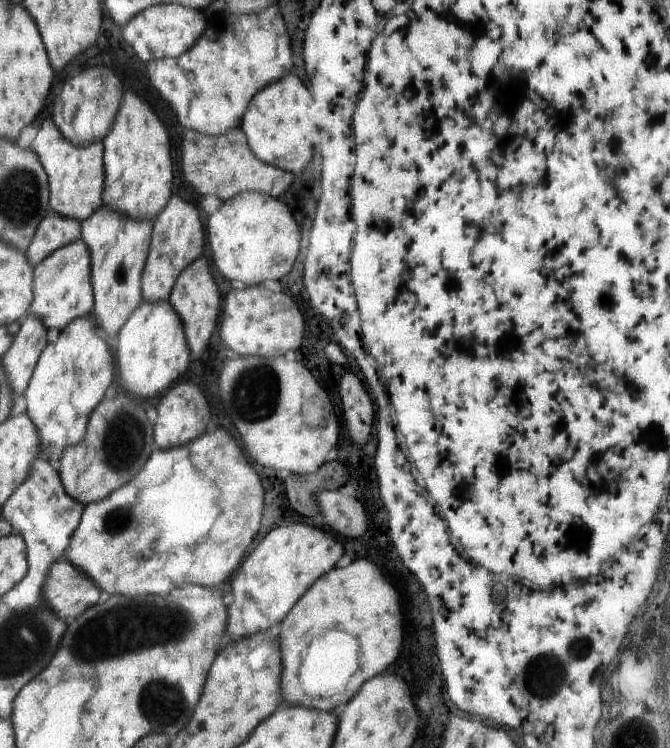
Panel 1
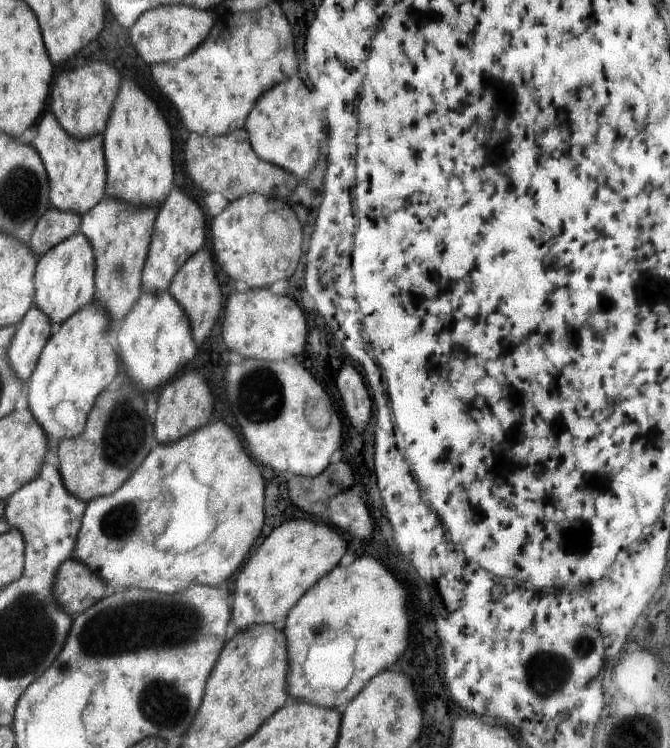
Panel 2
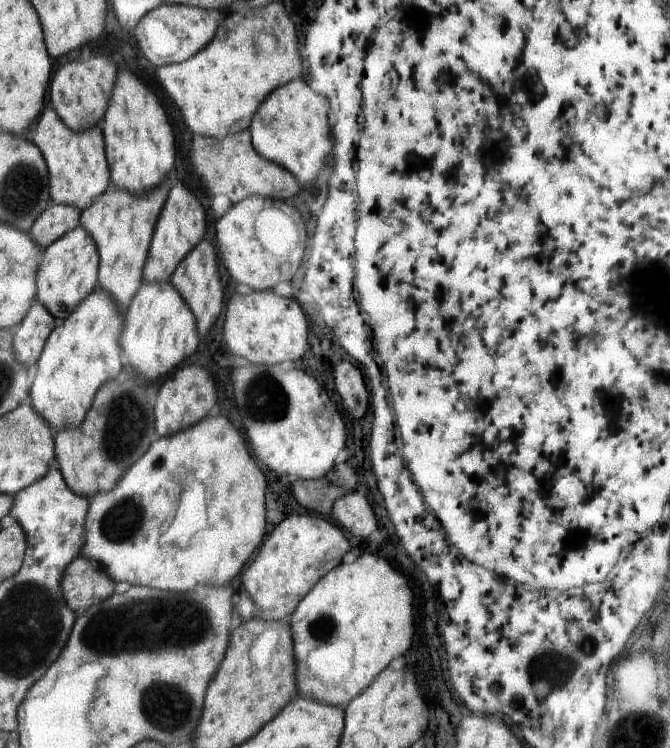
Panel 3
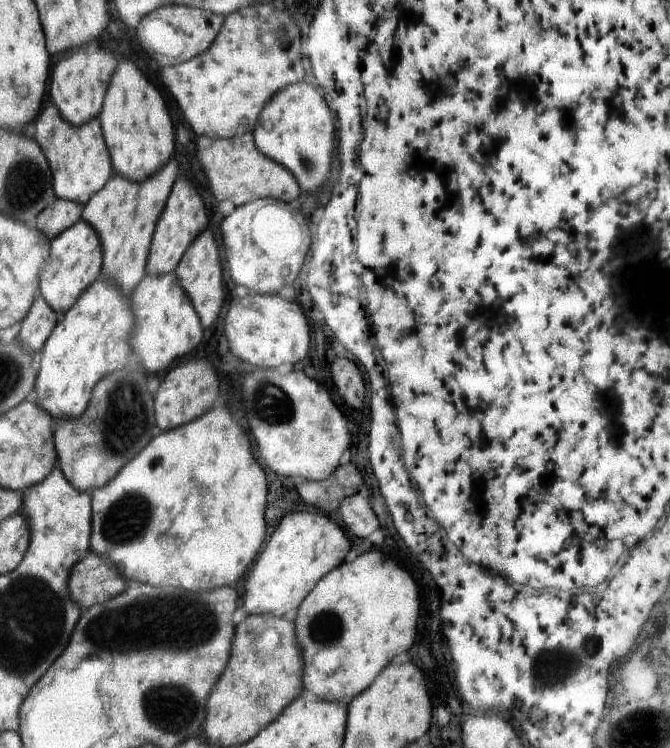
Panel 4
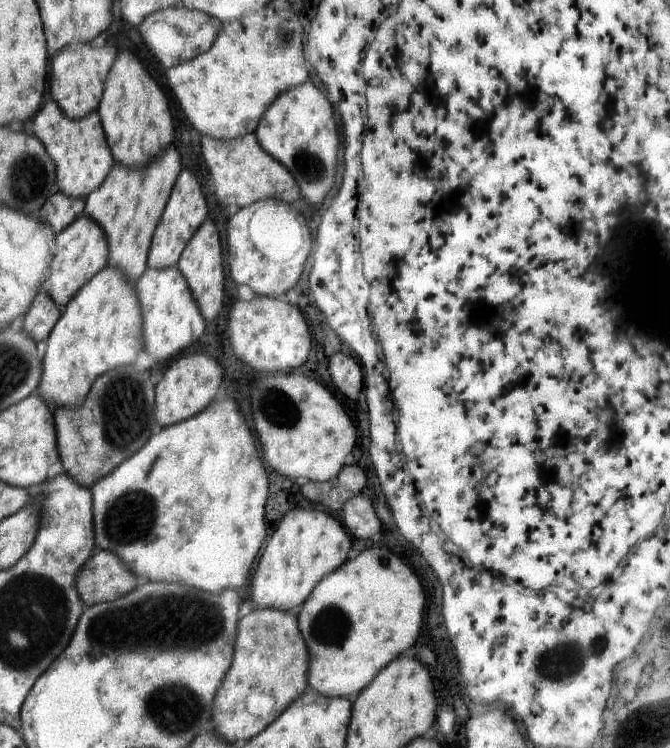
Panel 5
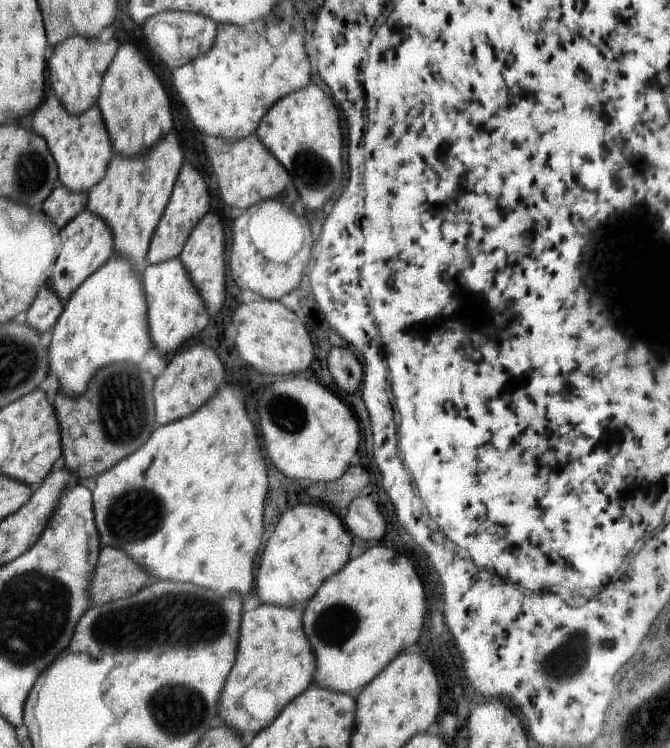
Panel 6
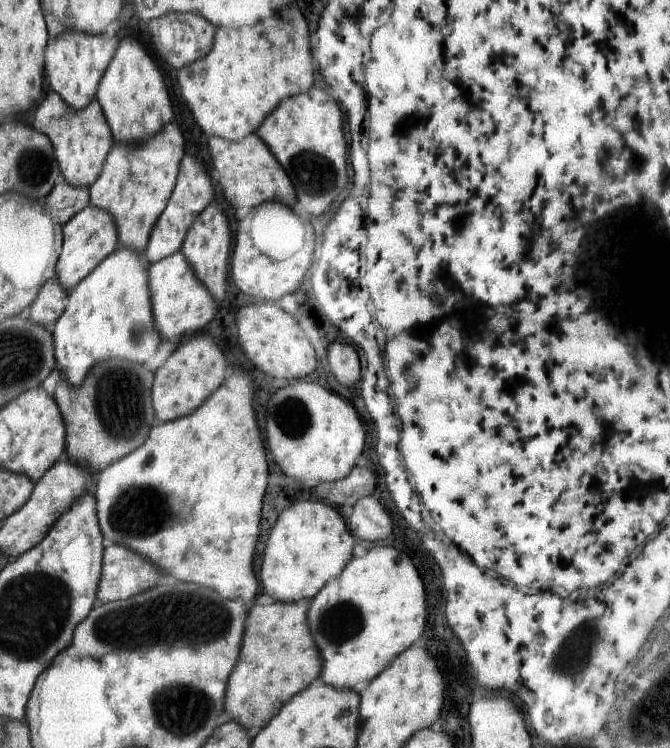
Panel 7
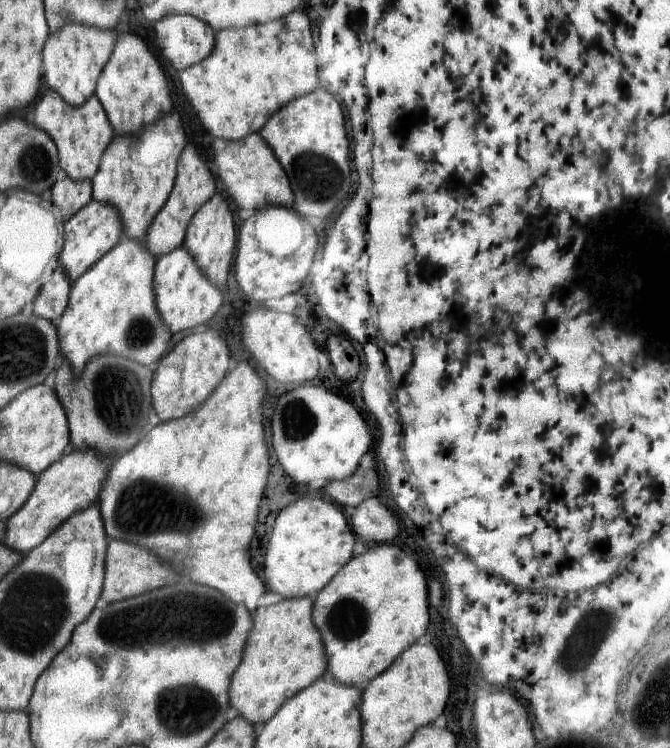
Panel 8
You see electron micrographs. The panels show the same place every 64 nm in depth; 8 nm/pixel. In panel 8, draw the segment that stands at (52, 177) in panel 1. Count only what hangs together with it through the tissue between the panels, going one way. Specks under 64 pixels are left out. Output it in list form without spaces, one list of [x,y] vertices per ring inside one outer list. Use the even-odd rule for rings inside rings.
[[[44,87],[32,110],[35,125],[44,130],[56,145],[61,174],[72,178],[74,182],[92,180],[98,172],[102,154],[115,137],[114,129],[110,126],[106,111],[96,93],[86,104],[70,106],[57,92]]]

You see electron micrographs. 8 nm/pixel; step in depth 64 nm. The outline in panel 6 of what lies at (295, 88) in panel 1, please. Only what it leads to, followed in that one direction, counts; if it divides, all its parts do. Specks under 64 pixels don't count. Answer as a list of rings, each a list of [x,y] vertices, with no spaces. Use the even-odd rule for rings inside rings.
[[[310,82],[306,88],[288,94],[270,108],[266,118],[260,121],[258,138],[290,174],[306,208],[320,210],[336,192],[344,176],[344,142],[334,102],[314,82]]]

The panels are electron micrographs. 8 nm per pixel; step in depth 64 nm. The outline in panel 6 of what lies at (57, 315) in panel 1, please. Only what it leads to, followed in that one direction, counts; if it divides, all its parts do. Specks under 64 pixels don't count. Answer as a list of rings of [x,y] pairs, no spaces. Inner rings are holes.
[[[86,209],[60,230],[60,255],[56,258],[52,266],[52,275],[46,279],[46,283],[64,305],[78,286],[81,286],[86,278],[101,268],[114,254],[116,252],[113,234],[108,224],[102,217]]]

